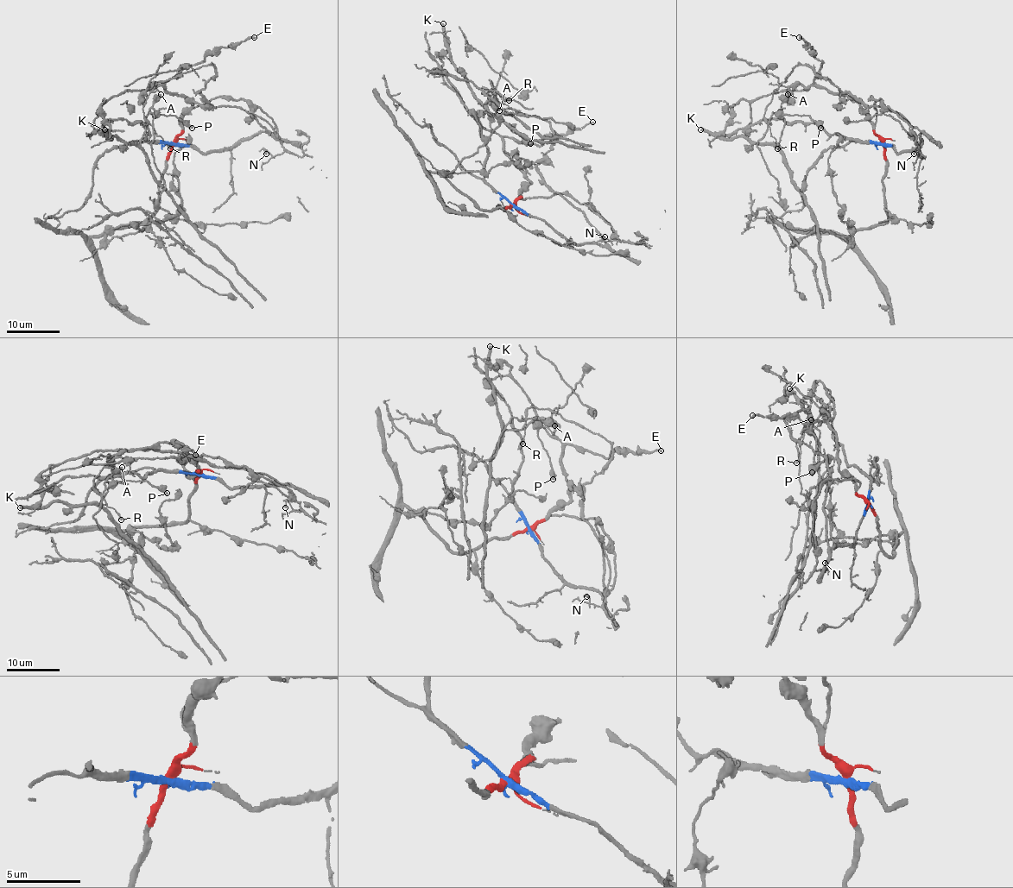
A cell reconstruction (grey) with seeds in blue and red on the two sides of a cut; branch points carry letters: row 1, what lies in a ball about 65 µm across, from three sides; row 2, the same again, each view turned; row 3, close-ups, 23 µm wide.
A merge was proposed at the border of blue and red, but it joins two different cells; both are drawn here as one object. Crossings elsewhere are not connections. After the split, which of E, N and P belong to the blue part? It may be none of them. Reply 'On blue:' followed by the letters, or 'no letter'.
On blue: P

